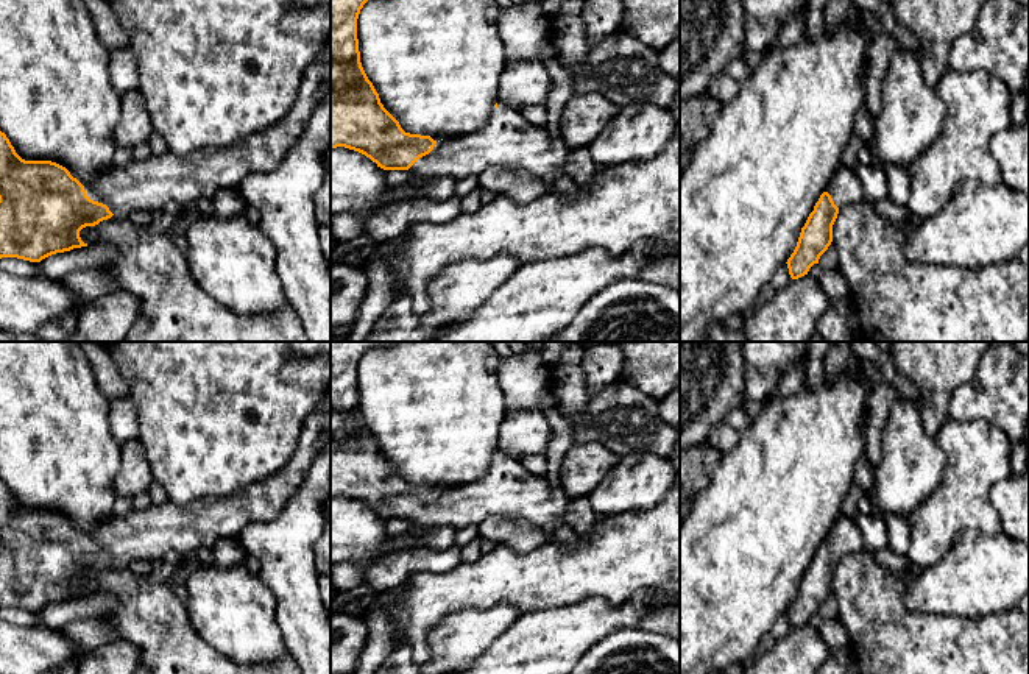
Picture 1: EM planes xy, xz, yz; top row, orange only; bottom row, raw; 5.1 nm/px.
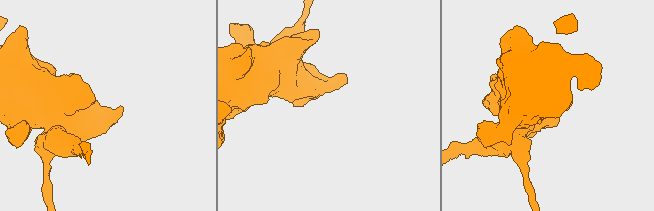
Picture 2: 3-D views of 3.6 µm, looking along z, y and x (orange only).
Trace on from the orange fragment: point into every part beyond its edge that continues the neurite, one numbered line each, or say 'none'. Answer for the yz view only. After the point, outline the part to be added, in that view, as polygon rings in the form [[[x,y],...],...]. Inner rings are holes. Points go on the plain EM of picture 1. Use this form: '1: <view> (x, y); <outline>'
1: yz (845, 537); [[[840,515],[831,529],[826,541],[831,545],[834,554],[840,559],[843,555],[864,549],[864,534],[854,516]]]

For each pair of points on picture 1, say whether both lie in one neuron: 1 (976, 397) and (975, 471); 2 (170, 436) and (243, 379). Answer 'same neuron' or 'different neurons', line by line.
1: different neurons
2: same neuron

